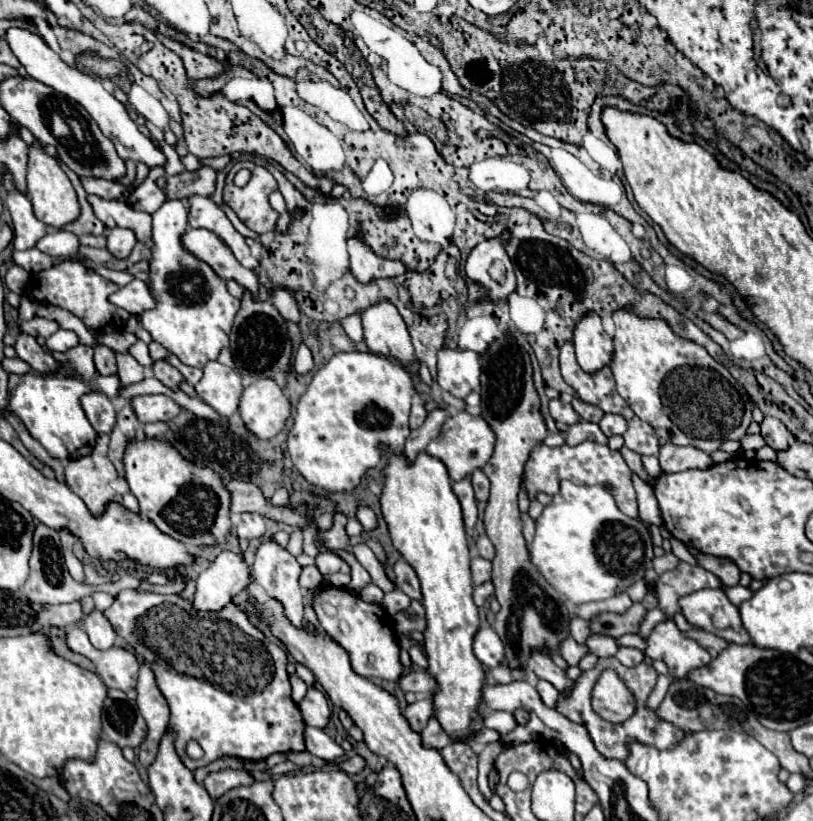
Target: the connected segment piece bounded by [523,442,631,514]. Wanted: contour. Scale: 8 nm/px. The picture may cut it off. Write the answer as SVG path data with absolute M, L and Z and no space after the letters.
M583 442L577 446L559 446L559 448L551 448L547 444L537 444L527 460L525 466L525 474L523 474L523 486L529 494L531 500L537 498L539 492L545 492L549 496L553 496L555 492L559 492L559 484L563 480L571 480L577 484L599 484L599 486L607 486L611 488L611 494L615 496L617 508L627 514L627 478L631 478L631 470L625 464L621 452L611 450L609 446L601 446L595 442Z

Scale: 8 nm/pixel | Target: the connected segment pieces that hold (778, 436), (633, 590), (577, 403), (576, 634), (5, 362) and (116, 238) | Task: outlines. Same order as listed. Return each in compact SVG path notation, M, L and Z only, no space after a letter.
M765 416L761 422L761 436L765 442L775 450L785 450L791 444L791 432L787 432L785 424L781 420L775 420L773 416Z
M637 580L631 588L627 588L627 594L631 596L631 600L633 600L633 602L641 602L641 600L645 598L647 590L649 590L647 582L645 582L645 580Z
M573 398L571 404L573 404L575 412L577 412L583 420L589 420L589 422L599 422L599 420L603 418L603 414L605 414L599 406L595 406L595 404L587 404L587 402L579 400L579 398Z
M575 614L575 616L571 618L571 636L573 636L579 644L585 642L585 638L587 638L587 624L591 624L591 620L595 620L595 616L589 618L589 620L585 620L585 618L581 618L579 614Z
M3 358L3 360L1 360L1 368L3 368L5 372L9 372L9 374L27 374L27 372L31 372L31 374L43 376L43 374L35 372L29 364L23 364L23 360L19 360L19 358Z
M115 226L109 230L107 248L115 258L127 258L131 248L135 246L135 242L137 242L137 238L135 238L135 232L131 232L131 228Z

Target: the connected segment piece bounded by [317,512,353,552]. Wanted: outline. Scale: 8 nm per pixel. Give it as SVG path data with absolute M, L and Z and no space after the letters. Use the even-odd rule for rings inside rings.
M335 512L333 514L333 526L329 530L319 530L317 532L317 540L329 548L329 550L345 550L345 552L353 552L351 540L347 536L345 530L347 524L347 516L343 512Z

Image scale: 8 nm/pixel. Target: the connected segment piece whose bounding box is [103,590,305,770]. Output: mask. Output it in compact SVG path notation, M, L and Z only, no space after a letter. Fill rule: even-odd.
M121 590L119 596L115 598L115 602L113 602L103 614L109 618L109 622L113 624L115 632L127 642L127 648L131 648L133 652L137 652L139 656L143 656L143 658L151 664L151 668L155 670L155 674L157 674L157 686L159 686L159 690L163 692L163 696L167 698L169 708L171 708L169 726L175 728L177 734L179 734L177 740L175 740L177 754L179 754L179 758L183 760L183 764L185 764L189 770L203 768L203 766L207 766L207 764L211 764L211 762L215 762L215 760L219 760L219 758L223 758L223 756L233 756L233 758L239 758L239 760L253 760L253 762L257 762L257 760L265 760L267 756L271 756L271 754L275 754L275 752L303 752L303 750L305 750L305 742L303 742L305 724L303 724L303 716L301 716L297 704L291 700L291 684L289 684L289 674L287 674L287 670L285 670L285 666L287 666L287 654L285 654L285 650L283 650L281 646L269 642L269 640L263 636L263 632L255 630L255 626L253 626L253 624L249 622L249 618L247 618L247 614L241 612L241 610L237 610L235 604L227 604L227 606L225 606L223 610L219 610L219 612L197 612L197 610L191 606L191 600L183 600L183 598L179 598L177 594L161 596L161 594L143 594L143 592L137 592L137 590ZM191 674L217 674L217 676L219 676L219 684L213 684L213 682L209 682L209 680L205 680L205 678L195 678L195 676L191 676ZM189 740L195 740L195 742L205 750L205 756L203 756L203 758L193 760L193 758L187 756L185 748L187 748L187 742L189 742Z

